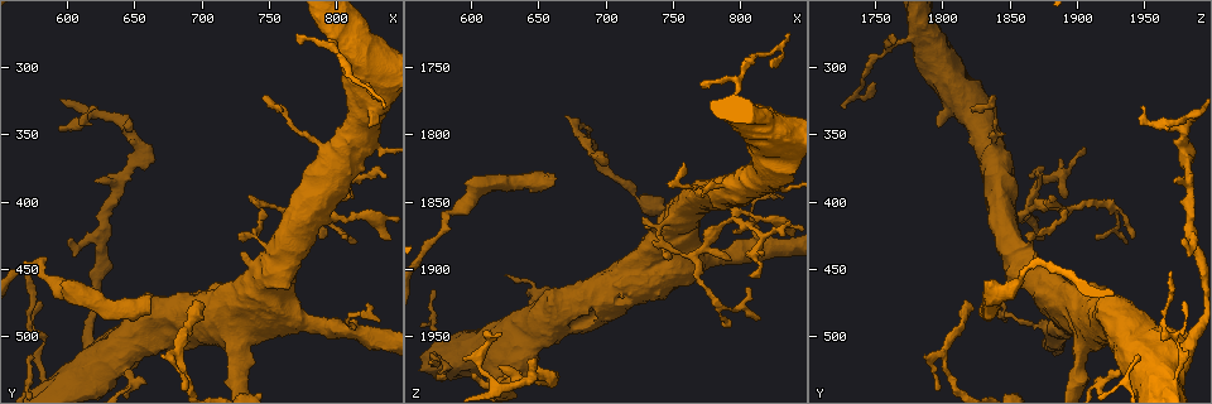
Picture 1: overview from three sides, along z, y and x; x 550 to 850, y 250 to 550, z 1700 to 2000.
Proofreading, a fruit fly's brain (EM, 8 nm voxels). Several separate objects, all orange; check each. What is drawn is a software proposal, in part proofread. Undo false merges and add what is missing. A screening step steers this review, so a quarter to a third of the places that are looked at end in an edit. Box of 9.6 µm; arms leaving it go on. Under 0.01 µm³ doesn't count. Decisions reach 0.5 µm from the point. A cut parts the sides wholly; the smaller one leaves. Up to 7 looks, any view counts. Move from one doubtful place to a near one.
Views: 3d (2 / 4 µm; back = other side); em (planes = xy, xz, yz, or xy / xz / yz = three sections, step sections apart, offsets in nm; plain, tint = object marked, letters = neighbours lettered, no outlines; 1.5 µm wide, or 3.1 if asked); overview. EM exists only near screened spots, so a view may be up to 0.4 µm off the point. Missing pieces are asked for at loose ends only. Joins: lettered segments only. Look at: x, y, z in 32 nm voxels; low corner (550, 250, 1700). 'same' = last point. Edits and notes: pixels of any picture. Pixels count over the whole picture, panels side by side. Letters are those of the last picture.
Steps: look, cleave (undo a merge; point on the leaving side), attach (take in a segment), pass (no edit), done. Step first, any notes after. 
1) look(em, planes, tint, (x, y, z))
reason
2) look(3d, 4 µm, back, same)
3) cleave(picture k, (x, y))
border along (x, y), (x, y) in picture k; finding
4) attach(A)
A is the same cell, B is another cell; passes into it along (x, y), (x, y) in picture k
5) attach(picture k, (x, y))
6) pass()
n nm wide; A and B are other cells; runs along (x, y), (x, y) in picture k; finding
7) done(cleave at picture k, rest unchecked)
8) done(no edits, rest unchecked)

look(3d, 4 µm, (832, 488, 1846))
an open end

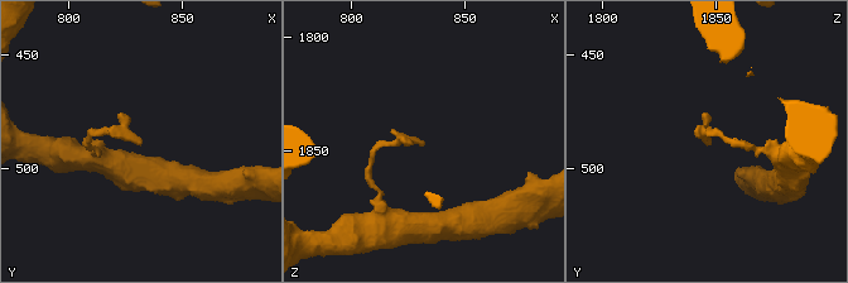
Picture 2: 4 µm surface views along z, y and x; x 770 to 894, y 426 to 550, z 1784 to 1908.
look(em, planes, letters, (833, 488, 1847))
shape alone is not enough

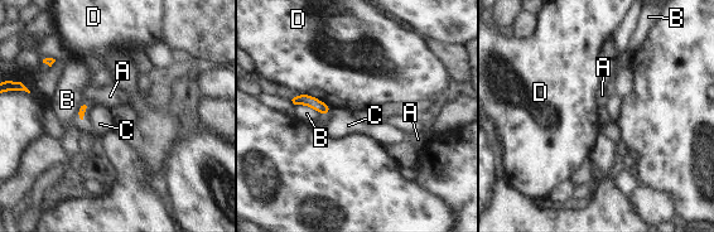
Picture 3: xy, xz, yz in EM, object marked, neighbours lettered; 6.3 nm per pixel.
pass()
A, B, C and D are other cells; border along (332, 109), (324, 117) in picture 3; no lettered segment goes on from it

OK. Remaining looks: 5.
look(3d, 2 µm, (804, 360, 1904))
thin end

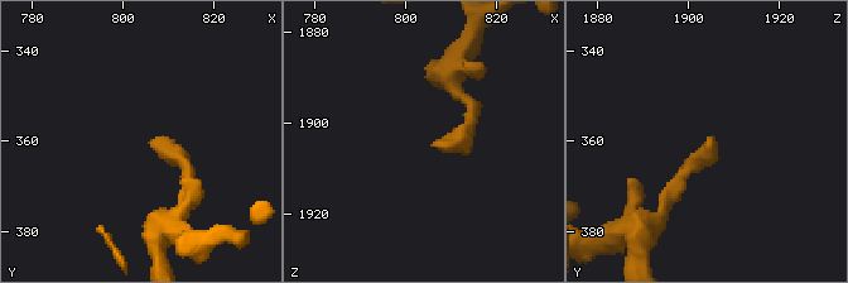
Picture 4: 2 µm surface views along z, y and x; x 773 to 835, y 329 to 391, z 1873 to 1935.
look(em, planes, letters, (806, 360, 1905))
now the EM

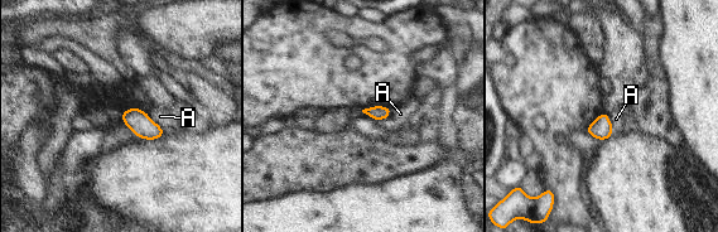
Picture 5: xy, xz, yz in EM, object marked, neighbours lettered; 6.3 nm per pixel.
pass()
A is another cell; border along (147, 112), (165, 131) in picture 5; no lettered segment goes on from it

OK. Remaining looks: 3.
look(em, planes, letters, (830, 322, 1748))
thin end

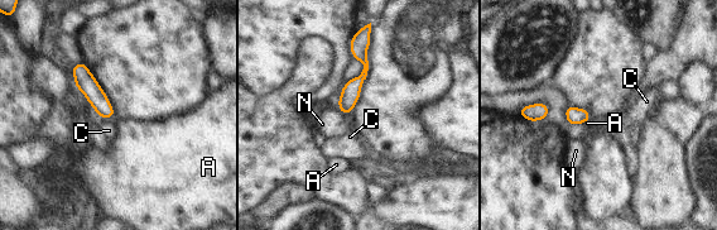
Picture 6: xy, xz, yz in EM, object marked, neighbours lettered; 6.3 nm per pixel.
pass()
100 nm wide; A, C and N are other cells; border along (583, 121), (569, 125) in picture 6; none of them fits

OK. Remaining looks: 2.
done(no edits, rest unchecked)

